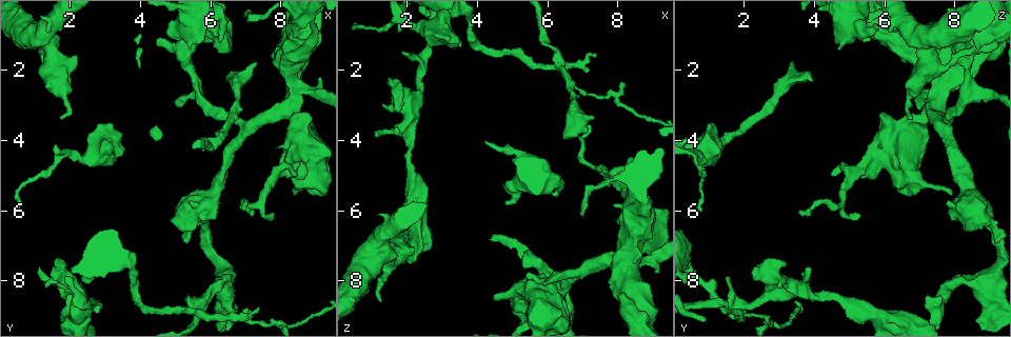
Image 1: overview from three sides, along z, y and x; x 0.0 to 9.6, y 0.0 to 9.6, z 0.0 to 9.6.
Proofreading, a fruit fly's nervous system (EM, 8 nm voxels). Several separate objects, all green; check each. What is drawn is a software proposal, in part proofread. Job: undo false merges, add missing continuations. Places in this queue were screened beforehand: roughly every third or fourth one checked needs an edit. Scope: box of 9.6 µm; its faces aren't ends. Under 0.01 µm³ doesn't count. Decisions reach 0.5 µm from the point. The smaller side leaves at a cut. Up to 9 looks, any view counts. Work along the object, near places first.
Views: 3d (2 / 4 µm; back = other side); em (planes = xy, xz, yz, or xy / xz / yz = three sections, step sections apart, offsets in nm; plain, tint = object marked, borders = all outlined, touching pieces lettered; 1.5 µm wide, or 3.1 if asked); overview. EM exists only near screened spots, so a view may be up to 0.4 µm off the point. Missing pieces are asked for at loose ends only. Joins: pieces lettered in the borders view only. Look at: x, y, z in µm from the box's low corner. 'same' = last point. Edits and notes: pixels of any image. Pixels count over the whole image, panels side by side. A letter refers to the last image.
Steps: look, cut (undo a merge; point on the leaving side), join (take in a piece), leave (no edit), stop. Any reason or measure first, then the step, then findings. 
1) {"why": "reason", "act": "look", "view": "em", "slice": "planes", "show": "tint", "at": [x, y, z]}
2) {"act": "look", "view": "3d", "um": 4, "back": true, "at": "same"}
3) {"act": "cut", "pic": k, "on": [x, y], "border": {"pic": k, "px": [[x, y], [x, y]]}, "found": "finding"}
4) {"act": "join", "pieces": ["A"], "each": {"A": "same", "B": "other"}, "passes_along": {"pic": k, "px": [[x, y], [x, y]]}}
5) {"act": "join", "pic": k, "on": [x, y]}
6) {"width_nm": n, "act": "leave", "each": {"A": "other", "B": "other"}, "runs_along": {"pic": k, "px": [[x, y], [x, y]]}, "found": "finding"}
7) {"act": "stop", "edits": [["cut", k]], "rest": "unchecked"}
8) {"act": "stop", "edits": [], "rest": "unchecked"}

{"why": "an open end", "act": "look", "view": "3d", "um": 2, "at": [6.45, 2.35, 3.90]}

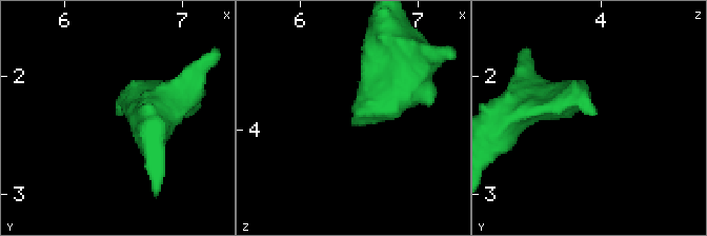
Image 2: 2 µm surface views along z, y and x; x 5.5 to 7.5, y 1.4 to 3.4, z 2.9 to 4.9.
{"act": "look", "view": "em", "slice": "yz", "step": 8, "show": "borders", "at": [6.48, 2.34, 3.94]}

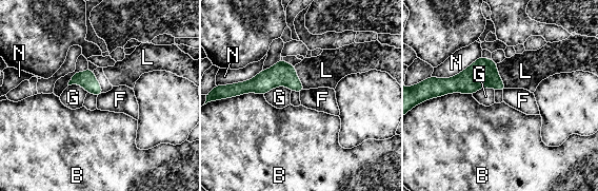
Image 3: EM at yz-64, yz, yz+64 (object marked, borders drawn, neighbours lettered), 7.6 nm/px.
{"act": "join", "pieces": ["L"], "each": {"B": "other", "F": "other", "G": "other", "L": "same", "N": "other"}, "passes_along": {"pic": 3, "px": [[482, 73], [499, 76], [525, 71]]}, "found": "the neuron continues"}

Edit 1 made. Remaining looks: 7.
{"act": "look", "view": "overview"}

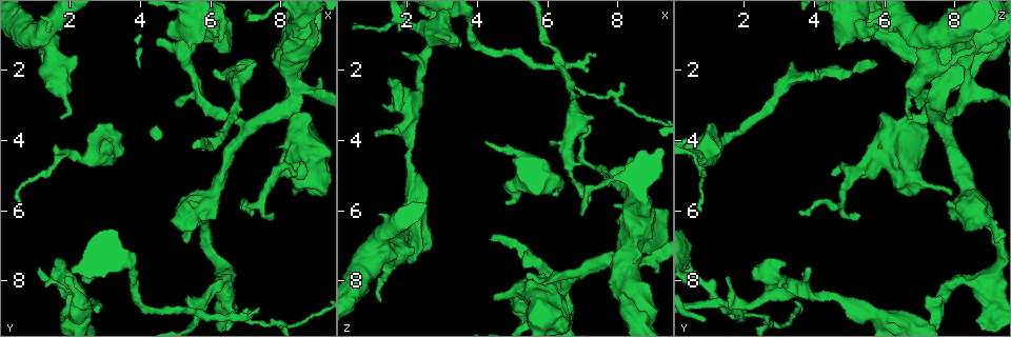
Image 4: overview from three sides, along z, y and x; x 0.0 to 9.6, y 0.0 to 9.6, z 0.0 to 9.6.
{"why": "branch stops here", "act": "look", "view": "3d", "um": 2, "back": true, "at": [7.20, 1.80, 5.70]}

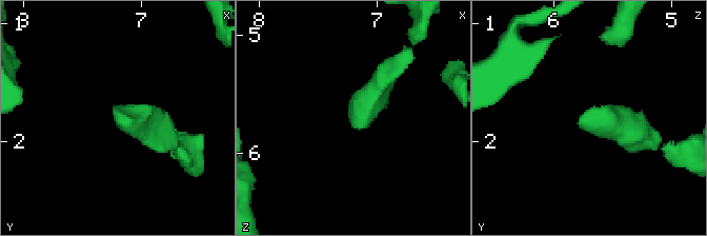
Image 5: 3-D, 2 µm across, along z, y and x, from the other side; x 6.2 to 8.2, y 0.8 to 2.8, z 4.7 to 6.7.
{"why": "shape alone is not enough", "act": "look", "view": "em", "slice": "planes", "show": "borders", "at": [7.24, 1.80, 5.76]}

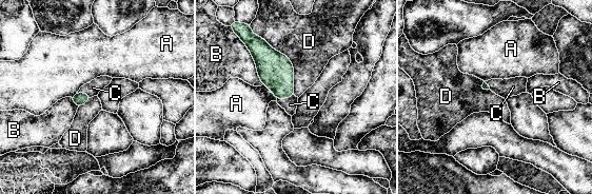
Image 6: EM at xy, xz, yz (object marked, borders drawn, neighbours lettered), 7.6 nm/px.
{"act": "join", "pieces": ["C"], "each": {"A": "other", "B": "other", "C": "same", "D": "other"}, "passes_along": {"pic": 6, "px": [[275, 70], [284, 97], [290, 104]]}, "found": "the neuron continues"}

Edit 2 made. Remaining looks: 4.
{"why": "stops while still wide", "act": "look", "view": "3d", "um": 4, "at": [3.45, 4.20, 1.25]}

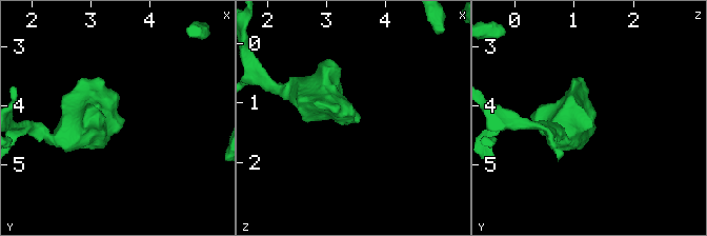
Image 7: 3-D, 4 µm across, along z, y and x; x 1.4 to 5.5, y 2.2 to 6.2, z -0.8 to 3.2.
{"act": "look", "view": "em", "slice": "xy", "step": 4, "show": "tint", "at": [3.55, 4.20, 1.25]}

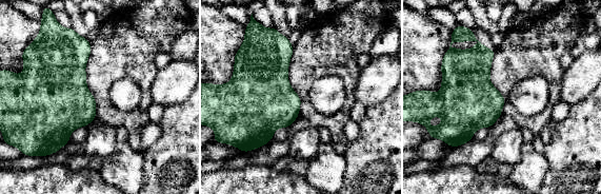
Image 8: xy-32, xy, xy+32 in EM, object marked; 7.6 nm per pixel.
{"act": "look", "view": "em", "slice": "planes", "show": "borders", "at": "same"}

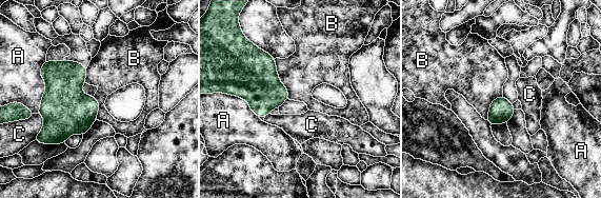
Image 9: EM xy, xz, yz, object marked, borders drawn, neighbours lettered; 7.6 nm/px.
{"act": "leave", "each": {"A": "other", "B": "other", "C": "other"}, "border": {"pic": 9, "px": [[274, 59], [288, 98]]}, "found": "no lettered piece goes on from it"}

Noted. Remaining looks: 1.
{"why": "branch stops here", "act": "look", "view": "em", "slice": "planes", "show": "borders", "at": [1.30, 8.10, 2.95]}

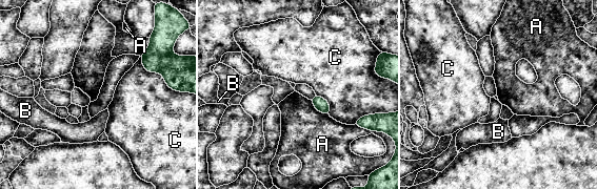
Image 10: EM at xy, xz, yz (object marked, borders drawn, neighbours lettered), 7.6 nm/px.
{"longest_contact_nm": ["C", 440], "act": "leave", "each": {"A": "other", "B": "other", "C": "other"}, "border": {"pic": 10, "px": [[140, 57], [183, 92]]}, "found": "no lettered piece goes on from it"}

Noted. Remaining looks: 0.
{"act": "stop", "edits": [["join", 3], ["join", 6]], "rest": "unchecked"}

